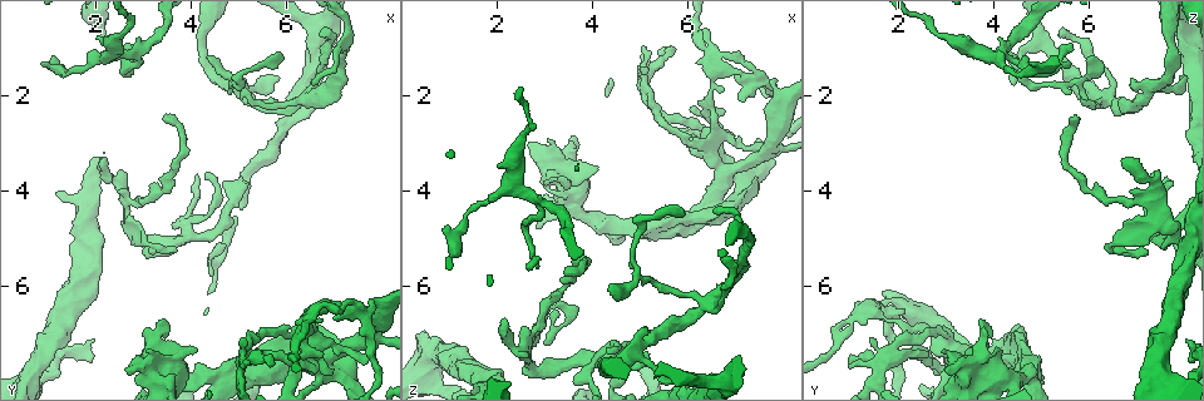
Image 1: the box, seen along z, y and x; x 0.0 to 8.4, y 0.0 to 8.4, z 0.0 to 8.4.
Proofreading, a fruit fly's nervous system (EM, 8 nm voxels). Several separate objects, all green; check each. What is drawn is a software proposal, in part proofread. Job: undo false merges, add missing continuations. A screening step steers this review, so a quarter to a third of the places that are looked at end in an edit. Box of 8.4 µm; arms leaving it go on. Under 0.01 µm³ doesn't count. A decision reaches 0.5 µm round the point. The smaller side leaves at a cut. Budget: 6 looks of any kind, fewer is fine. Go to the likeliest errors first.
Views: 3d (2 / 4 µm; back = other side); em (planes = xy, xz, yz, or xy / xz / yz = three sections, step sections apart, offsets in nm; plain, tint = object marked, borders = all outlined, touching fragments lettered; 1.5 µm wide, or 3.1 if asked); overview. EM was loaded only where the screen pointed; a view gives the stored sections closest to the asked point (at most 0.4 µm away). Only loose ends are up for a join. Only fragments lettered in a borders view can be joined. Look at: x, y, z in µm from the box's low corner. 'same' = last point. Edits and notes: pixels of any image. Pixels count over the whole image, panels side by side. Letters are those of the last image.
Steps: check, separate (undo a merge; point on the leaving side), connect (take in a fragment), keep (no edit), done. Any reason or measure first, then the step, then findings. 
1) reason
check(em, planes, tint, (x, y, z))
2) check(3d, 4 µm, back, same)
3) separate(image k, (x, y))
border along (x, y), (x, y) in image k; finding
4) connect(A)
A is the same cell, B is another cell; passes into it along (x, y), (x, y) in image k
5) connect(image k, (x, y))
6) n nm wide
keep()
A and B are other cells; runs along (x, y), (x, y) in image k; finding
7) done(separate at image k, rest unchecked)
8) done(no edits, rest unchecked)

free end
check(3d, 4 µm, back, (4.95, 3.80, 7.80))

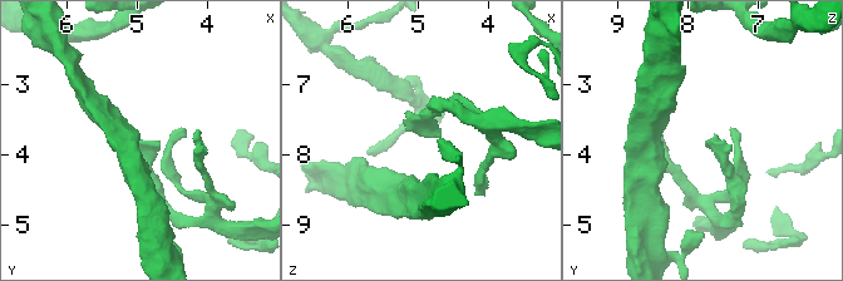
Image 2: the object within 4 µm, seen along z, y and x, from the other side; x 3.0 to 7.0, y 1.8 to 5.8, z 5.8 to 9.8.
shape alone is not enough
check(em, planes, borders, (4.90, 3.80, 7.75))

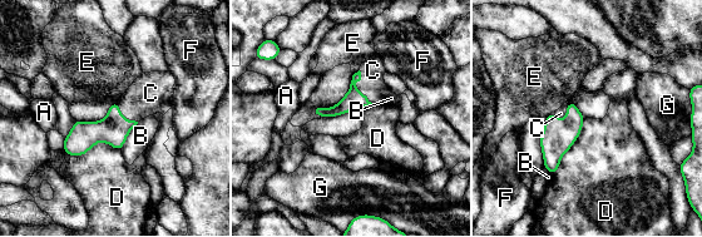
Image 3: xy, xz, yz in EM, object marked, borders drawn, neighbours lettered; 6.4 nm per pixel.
connect(C)
C is the same cell, A, B, D, E, F and G are other cells; it goes on there

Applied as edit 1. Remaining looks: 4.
an open end
check(3d, 4 µm, back, (3.50, 6.70, 3.75))

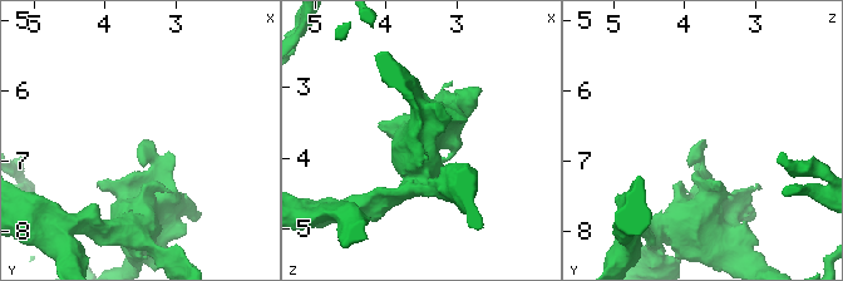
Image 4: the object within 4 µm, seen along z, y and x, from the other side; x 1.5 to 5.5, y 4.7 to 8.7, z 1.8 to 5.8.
need the tissue
check(em, planes, borders, (3.50, 6.75, 3.75))

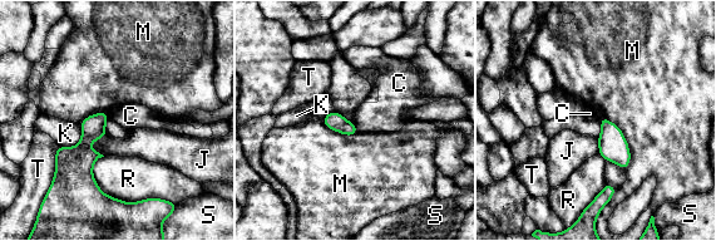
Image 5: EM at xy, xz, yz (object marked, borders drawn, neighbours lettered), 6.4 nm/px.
R touches over 460 nm
keep()
C, J, K, M, R, S and T are other cells; border along (354, 124), (359, 131) in image 5; none of them fits

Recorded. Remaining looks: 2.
done(connect at image 3, rest unchecked)

